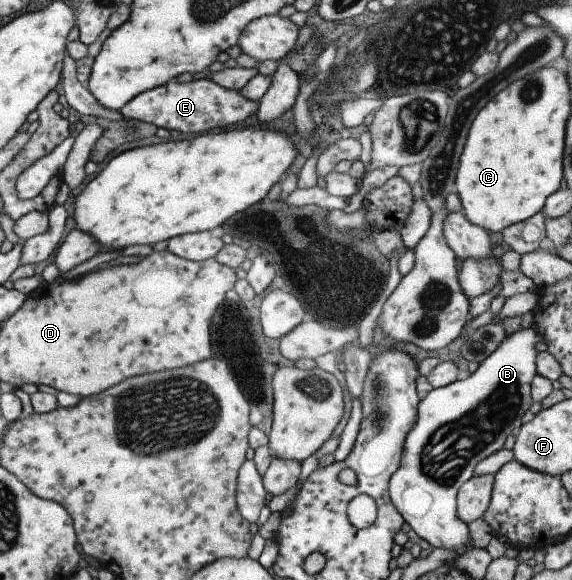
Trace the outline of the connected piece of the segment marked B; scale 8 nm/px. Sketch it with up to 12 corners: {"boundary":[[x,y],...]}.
{"boundary":[[533,327],[420,396],[388,495],[417,539],[471,548],[456,493],[532,403]]}

